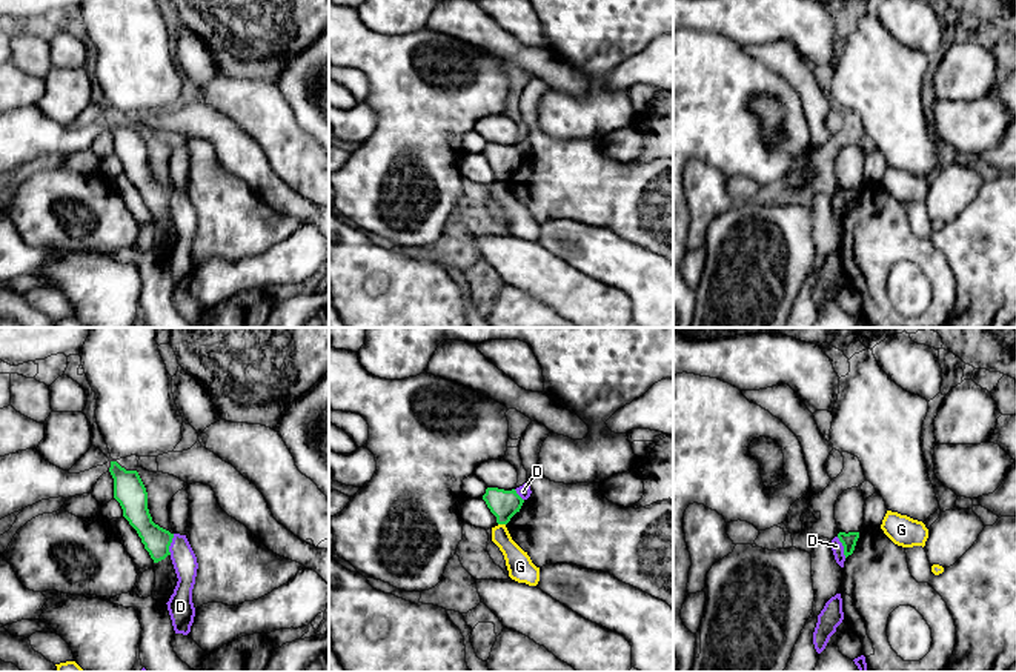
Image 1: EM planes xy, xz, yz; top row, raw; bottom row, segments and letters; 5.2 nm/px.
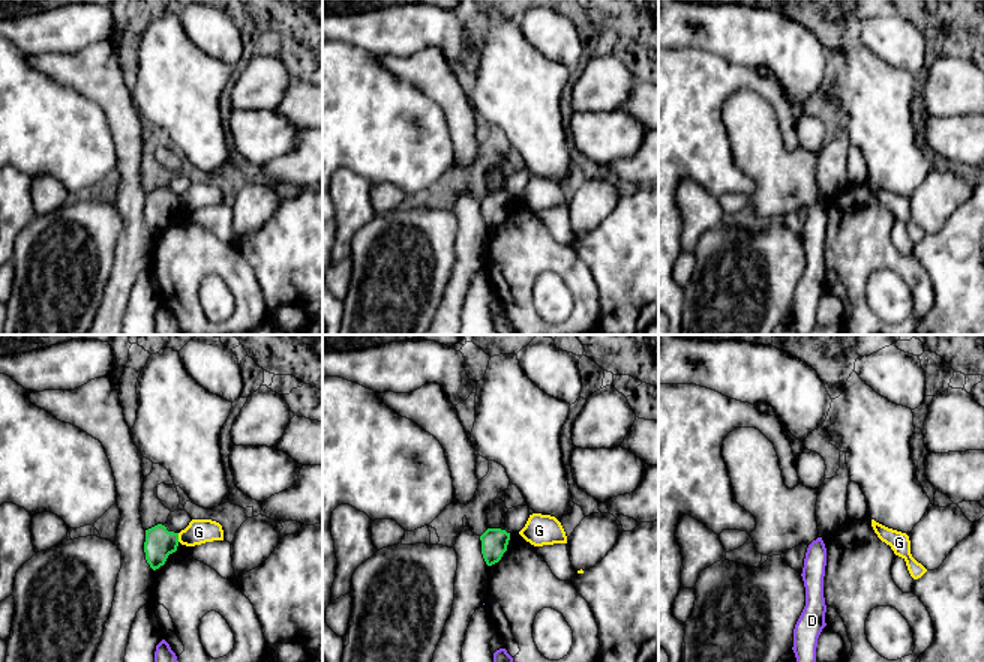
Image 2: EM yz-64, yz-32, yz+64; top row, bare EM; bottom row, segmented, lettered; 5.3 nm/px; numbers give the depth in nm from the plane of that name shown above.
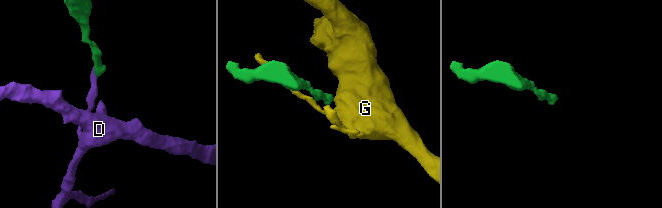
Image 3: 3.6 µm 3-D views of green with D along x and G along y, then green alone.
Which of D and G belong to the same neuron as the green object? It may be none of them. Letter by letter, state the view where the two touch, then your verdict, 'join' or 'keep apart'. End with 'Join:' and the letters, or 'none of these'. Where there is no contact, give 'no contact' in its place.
D: xy | keep apart
G: xz | keep apart
Join: none of these

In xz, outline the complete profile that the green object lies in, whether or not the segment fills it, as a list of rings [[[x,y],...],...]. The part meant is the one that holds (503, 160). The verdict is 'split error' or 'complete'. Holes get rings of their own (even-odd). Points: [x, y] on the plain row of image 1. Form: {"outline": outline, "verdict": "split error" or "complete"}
{"outline": [[[487,143],[483,155],[490,168],[496,172],[498,180],[507,180],[510,174],[520,168],[524,158],[515,145],[504,146],[498,143]]], "verdict": "complete"}

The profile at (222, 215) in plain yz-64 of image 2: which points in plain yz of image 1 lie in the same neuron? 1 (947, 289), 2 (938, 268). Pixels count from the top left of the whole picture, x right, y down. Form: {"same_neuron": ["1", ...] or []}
{"same_neuron": []}

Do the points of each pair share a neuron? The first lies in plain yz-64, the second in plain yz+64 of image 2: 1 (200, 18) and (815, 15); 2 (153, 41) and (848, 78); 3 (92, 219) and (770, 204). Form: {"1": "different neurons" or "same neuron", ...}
{"1": "different neurons", "2": "same neuron", "3": "different neurons"}

